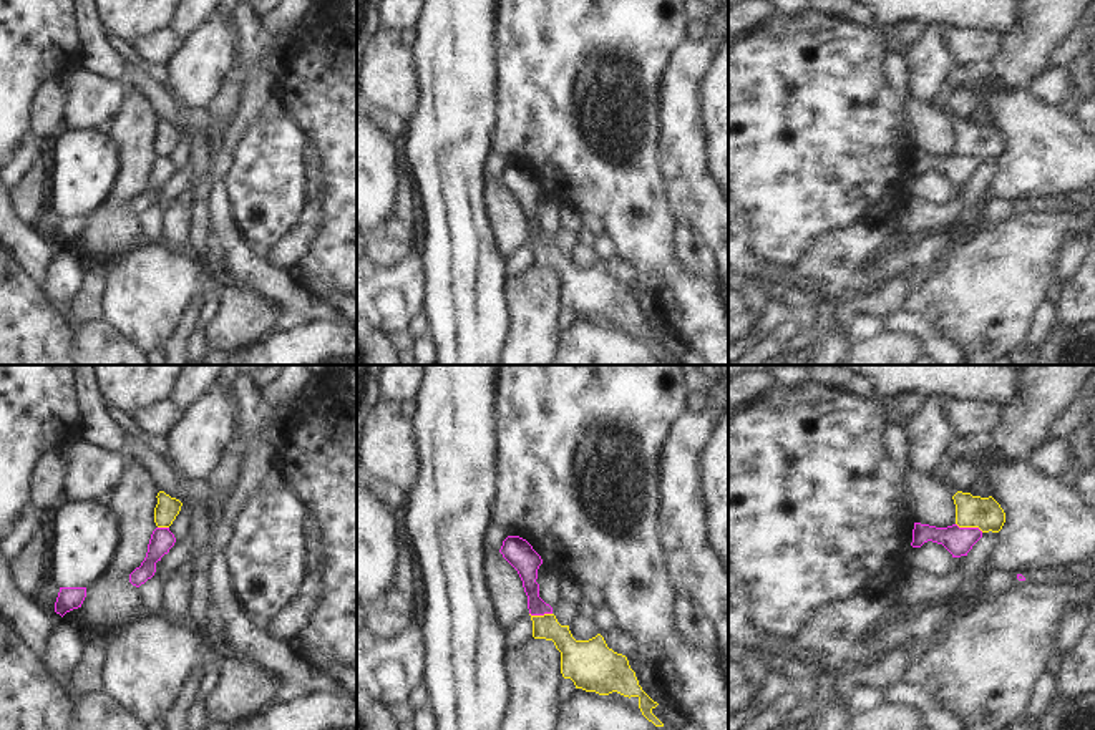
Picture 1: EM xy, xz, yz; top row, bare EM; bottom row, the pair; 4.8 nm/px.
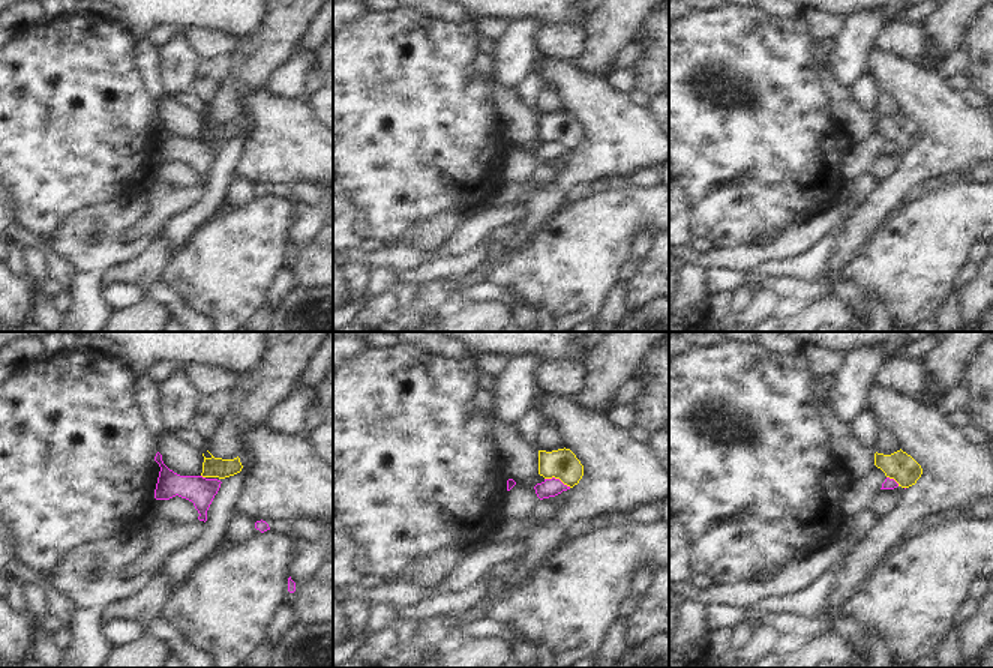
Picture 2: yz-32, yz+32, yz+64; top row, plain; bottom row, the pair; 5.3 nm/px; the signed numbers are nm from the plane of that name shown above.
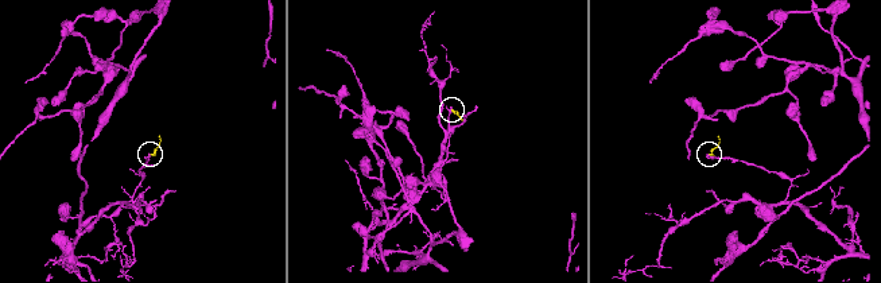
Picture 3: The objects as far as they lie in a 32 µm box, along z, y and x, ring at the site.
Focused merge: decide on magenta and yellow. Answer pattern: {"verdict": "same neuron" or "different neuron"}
{"verdict": "different neuron"}

